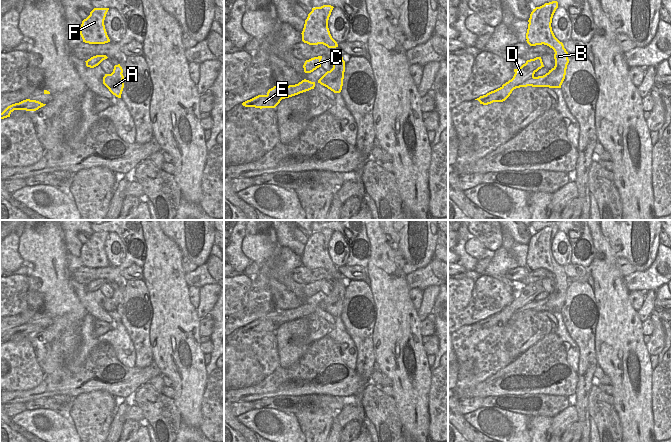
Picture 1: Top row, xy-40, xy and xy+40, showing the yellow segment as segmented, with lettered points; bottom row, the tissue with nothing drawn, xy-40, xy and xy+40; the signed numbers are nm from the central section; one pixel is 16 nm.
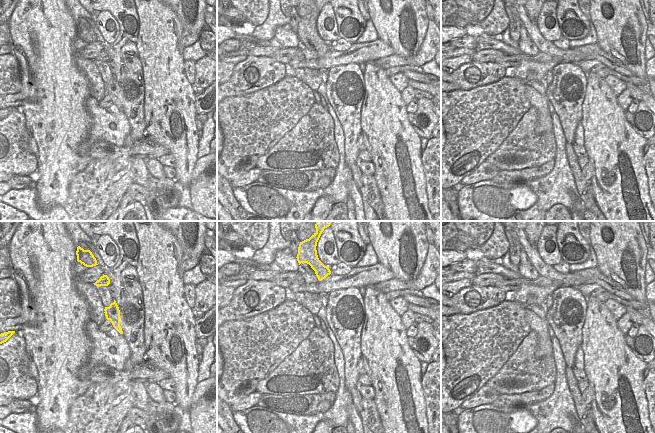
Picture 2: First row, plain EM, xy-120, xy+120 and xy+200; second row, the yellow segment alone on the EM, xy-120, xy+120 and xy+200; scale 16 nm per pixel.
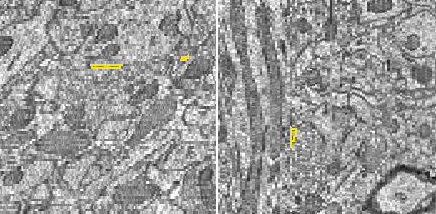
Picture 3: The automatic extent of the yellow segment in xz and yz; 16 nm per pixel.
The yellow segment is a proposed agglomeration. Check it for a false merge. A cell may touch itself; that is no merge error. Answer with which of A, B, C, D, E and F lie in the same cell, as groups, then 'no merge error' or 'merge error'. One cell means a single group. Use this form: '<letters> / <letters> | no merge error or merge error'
A B F / C D E | merge error

